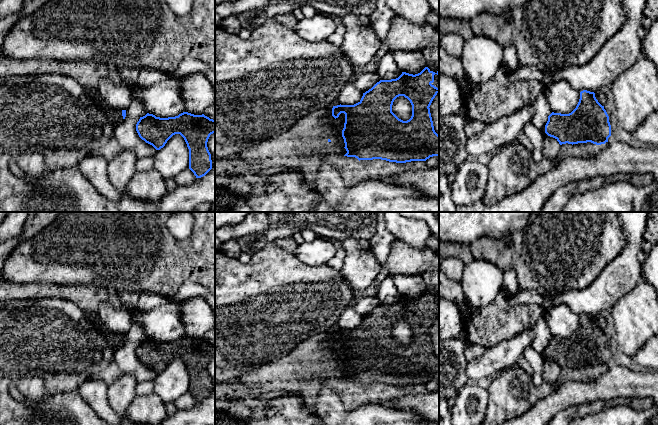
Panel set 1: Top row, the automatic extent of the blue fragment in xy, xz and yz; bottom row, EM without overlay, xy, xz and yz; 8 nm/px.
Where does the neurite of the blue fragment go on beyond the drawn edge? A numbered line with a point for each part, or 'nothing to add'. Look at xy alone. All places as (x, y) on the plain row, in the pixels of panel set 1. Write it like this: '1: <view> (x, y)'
1: xy (115, 339)

